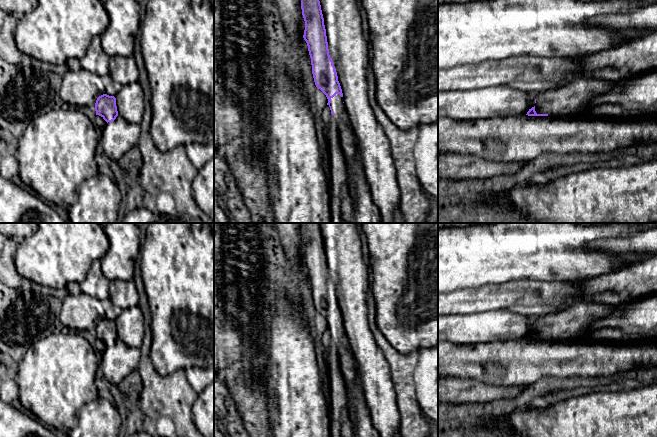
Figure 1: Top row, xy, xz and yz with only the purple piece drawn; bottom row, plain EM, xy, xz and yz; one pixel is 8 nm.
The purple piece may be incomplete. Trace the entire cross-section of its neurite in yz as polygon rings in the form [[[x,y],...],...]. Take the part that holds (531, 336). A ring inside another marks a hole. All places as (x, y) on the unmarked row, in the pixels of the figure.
[[[578,303],[569,309],[536,318],[535,330],[529,333],[526,339],[577,340],[587,337],[590,324],[594,320],[624,308],[624,306],[613,306],[604,303]]]

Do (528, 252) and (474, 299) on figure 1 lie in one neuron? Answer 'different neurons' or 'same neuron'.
different neurons

